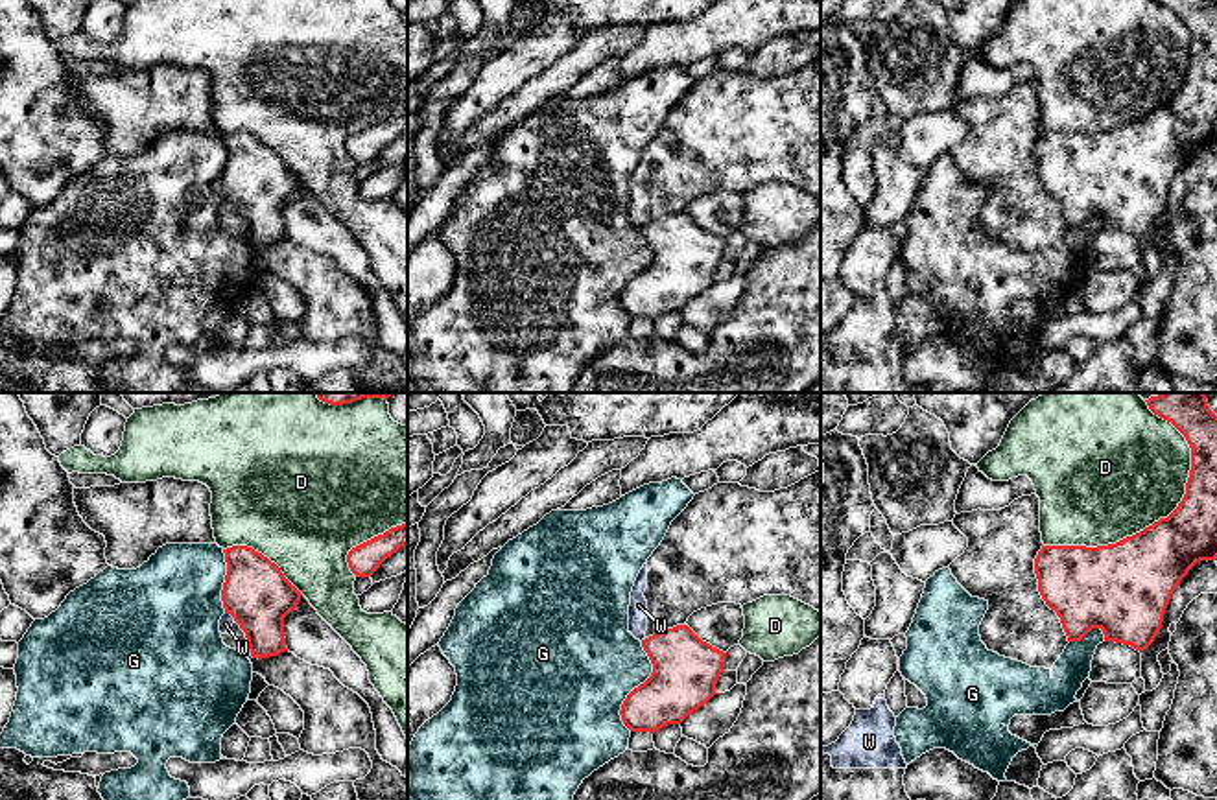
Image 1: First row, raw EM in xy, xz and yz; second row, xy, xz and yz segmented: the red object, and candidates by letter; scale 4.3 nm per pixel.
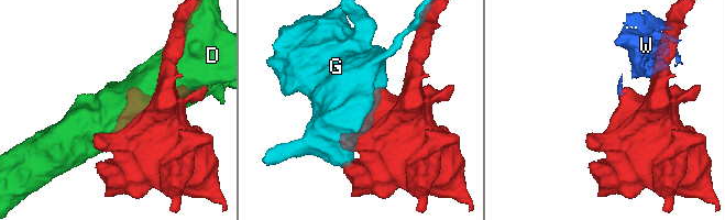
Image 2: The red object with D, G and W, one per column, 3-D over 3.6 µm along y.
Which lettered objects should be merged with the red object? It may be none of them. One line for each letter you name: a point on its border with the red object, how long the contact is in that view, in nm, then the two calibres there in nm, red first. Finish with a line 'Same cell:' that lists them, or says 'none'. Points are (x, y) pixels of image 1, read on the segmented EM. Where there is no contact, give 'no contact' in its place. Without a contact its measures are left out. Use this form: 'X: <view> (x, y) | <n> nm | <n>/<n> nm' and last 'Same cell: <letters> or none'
Same cell: none

